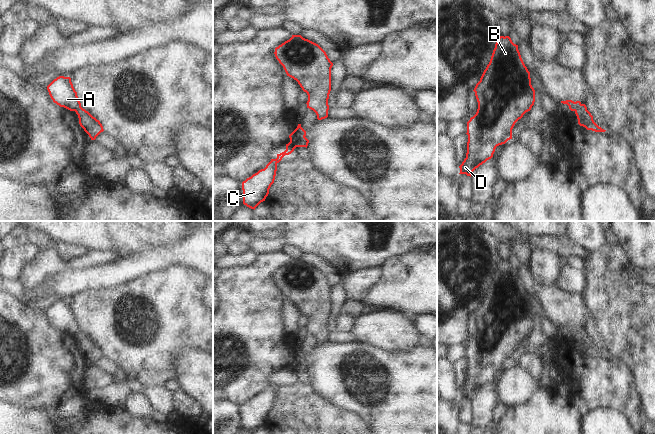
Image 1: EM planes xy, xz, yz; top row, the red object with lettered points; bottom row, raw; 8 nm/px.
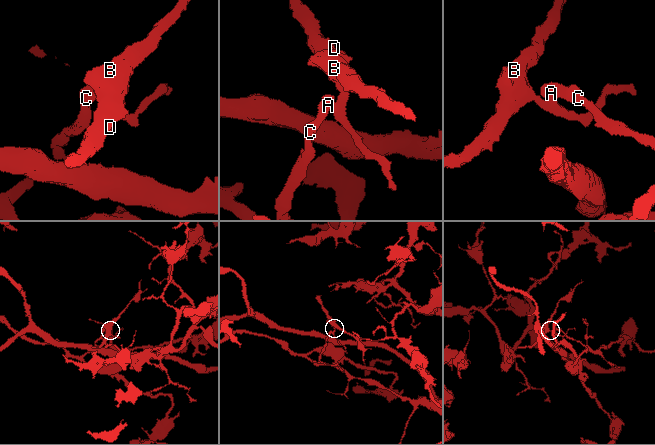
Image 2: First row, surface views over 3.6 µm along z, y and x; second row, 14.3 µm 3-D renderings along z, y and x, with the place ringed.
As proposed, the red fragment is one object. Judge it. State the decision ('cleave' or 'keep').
cleave

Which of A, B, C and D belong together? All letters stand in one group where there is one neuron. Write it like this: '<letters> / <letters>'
A C / B D

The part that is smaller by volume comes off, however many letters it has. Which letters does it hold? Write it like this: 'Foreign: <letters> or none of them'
Foreign: B, D

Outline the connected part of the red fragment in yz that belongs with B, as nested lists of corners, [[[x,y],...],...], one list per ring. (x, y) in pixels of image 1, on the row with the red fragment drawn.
[[[500,36],[491,59],[474,90],[478,102],[476,114],[467,122],[467,153],[459,166],[460,173],[471,177],[472,172],[493,157],[497,146],[512,139],[515,123],[530,111],[535,102],[535,90],[530,72],[525,66],[518,45],[509,36]]]

